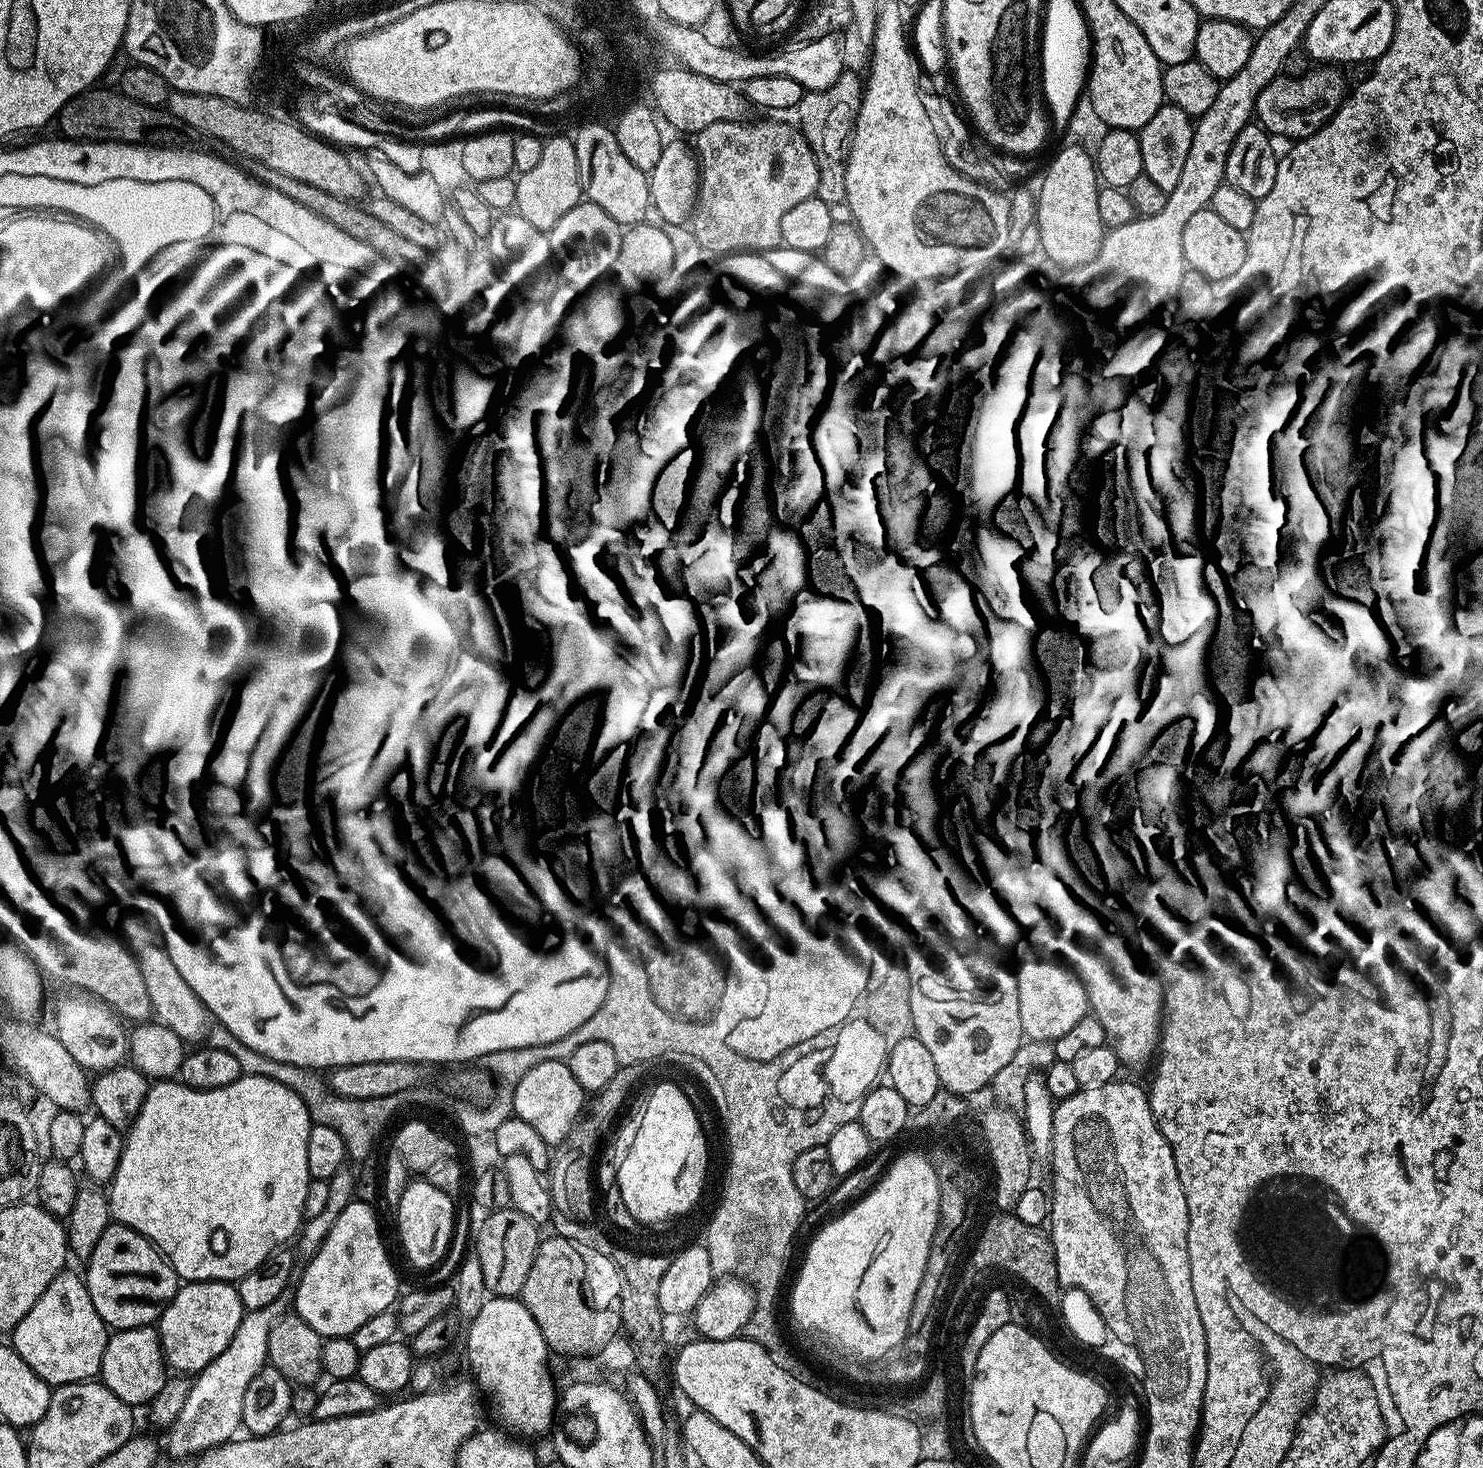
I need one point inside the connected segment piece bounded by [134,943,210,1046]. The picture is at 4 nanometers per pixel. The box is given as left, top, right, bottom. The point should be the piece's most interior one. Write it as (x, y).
(175, 1008)

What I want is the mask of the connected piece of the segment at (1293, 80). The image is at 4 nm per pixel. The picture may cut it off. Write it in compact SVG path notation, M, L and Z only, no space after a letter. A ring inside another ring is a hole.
M1316 66L1313 72L1308 72L1305 76L1288 76L1289 74L1277 76L1276 79L1267 84L1256 99L1254 116L1258 121L1259 127L1263 128L1265 132L1273 137L1296 136L1292 138L1303 138L1314 135L1320 125L1326 124L1331 120L1334 113L1337 112L1346 99L1344 76L1339 71L1343 72L1336 66Z

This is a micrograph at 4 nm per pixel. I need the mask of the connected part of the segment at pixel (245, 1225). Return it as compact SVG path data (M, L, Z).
M244 1076L241 1080L229 1079L226 1086L214 1090L194 1090L173 1079L164 1078L153 1083L137 1109L126 1135L120 1161L106 1188L108 1210L111 1219L117 1224L125 1224L138 1234L142 1234L151 1244L160 1249L161 1256L171 1264L177 1277L184 1282L198 1280L222 1280L238 1282L250 1270L258 1270L271 1252L287 1245L288 1239L295 1237L305 1219L304 1203L310 1183L306 1166L306 1138L310 1135L310 1121L306 1106L300 1094L293 1092L279 1082L265 1076Z

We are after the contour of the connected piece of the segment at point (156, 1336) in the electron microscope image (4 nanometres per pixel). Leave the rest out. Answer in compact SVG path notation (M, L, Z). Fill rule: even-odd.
M152 1326L113 1331L102 1354L99 1379L111 1392L118 1394L122 1402L133 1406L147 1405L158 1394L166 1379L166 1361L159 1331Z

